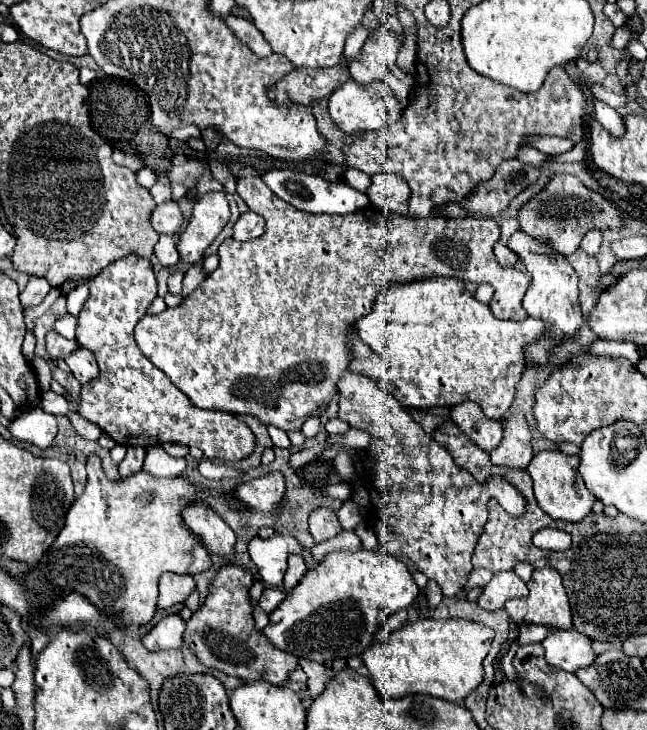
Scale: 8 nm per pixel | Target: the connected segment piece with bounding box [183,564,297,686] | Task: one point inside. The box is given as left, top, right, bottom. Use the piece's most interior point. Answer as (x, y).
(222, 634)

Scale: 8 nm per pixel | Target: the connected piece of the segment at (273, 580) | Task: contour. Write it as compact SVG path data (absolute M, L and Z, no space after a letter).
M277 532L273 538L251 538L249 540L249 554L251 560L255 562L259 576L271 584L271 586L281 586L283 584L283 574L287 570L287 556L289 554L303 554L303 544L283 532Z

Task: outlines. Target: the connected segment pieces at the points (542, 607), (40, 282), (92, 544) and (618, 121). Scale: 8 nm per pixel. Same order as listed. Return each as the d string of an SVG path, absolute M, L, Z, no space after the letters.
M555 568L535 570L533 578L527 582L527 588L529 588L527 598L515 598L515 600L505 602L505 610L515 624L543 624L549 628L559 628L559 630L571 630L573 628L567 592L563 588L561 576L559 576L559 572L555 572Z
M33 276L27 284L27 288L21 292L21 308L27 310L27 308L33 308L37 304L43 302L43 298L47 296L47 292L51 290L51 286L47 286L47 282L43 278L37 278Z
M97 454L87 456L87 488L85 492L71 504L67 512L65 526L61 528L55 542L43 554L39 564L25 574L21 574L21 582L35 594L41 606L49 606L57 598L65 598L71 592L77 592L91 600L95 608L99 608L105 616L115 616L121 620L123 628L127 626L145 626L155 610L157 610L157 578L163 572L175 574L199 574L211 566L211 558L205 546L183 526L183 506L197 498L195 488L181 476L177 478L155 478L147 472L139 472L129 476L127 480L113 482L103 470Z
M595 100L595 120L613 136L623 136L625 134L625 124L623 118L609 106L609 104L601 104L599 100Z

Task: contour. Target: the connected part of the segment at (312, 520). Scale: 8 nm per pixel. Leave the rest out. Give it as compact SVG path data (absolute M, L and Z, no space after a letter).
M317 508L309 516L309 534L315 542L329 540L341 532L341 524L337 520L337 514L329 508Z

